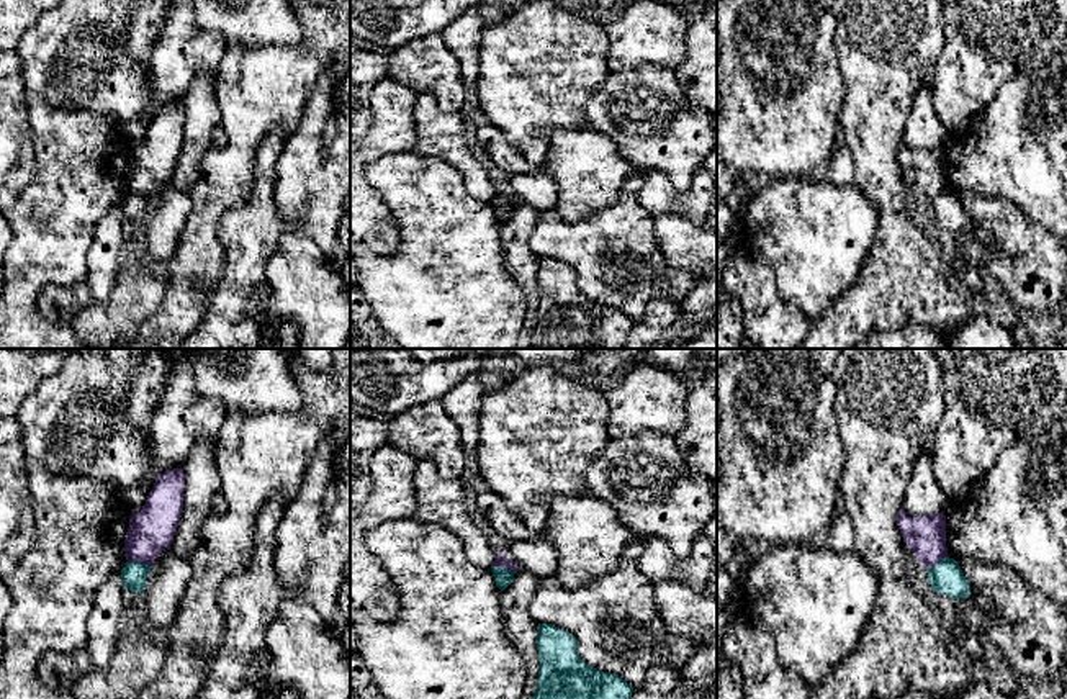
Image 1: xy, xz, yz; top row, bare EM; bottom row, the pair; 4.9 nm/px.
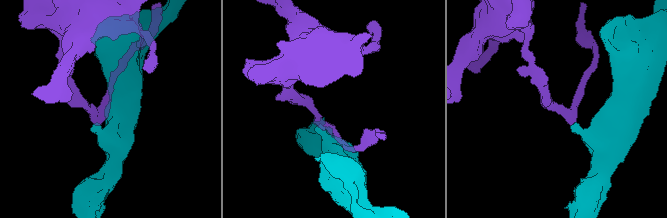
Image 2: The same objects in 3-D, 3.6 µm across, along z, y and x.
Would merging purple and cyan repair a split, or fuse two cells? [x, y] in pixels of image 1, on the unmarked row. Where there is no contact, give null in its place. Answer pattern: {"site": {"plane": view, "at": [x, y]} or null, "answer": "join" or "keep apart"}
{"site": {"plane": "xz", "at": [503, 200]}, "answer": "keep apart"}

